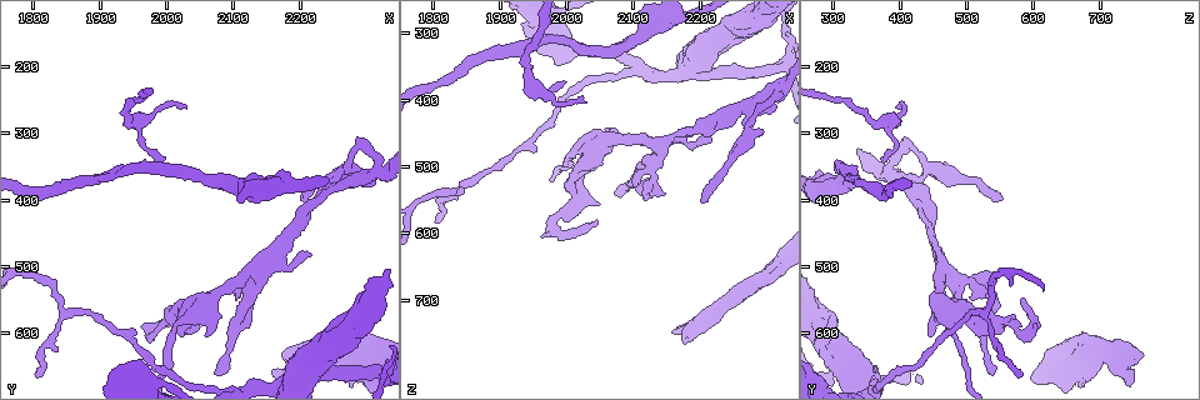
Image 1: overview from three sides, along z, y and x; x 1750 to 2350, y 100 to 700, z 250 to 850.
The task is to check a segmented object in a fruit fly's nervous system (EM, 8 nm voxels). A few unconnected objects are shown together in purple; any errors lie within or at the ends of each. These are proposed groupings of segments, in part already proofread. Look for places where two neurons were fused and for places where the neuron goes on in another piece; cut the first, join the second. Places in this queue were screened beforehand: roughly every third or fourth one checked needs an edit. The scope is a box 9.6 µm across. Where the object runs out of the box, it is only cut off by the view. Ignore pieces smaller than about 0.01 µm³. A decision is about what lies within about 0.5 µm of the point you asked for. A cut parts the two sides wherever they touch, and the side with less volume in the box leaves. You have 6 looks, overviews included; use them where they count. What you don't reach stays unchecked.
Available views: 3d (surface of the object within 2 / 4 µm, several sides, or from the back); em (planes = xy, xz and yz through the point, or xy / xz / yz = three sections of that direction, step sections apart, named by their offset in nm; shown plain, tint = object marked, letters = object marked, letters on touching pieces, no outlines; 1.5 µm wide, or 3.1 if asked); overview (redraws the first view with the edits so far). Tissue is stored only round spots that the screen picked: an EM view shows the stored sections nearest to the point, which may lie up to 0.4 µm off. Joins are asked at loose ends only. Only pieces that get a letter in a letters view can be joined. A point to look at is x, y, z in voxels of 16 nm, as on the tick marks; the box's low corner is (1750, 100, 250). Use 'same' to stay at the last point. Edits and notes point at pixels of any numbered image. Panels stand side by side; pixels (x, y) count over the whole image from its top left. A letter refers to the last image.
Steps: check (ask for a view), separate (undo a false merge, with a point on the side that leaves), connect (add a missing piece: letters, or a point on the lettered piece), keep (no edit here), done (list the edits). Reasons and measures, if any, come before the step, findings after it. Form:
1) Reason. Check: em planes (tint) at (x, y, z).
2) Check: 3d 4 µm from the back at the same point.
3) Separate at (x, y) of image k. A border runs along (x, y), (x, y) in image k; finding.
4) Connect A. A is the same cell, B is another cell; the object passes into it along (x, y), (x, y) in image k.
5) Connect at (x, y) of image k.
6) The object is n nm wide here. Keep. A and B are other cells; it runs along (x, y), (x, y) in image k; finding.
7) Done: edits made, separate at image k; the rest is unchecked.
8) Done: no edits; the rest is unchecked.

Sharp bend. Check: 3d 2 µm at (1985, 600, 585).

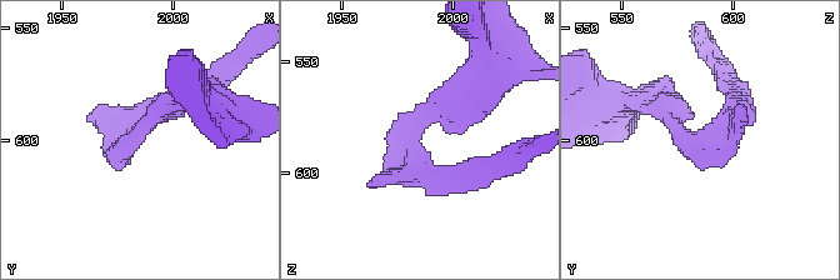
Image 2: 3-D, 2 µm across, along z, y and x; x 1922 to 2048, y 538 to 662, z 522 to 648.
Shape alone is not enough. Check: em yz step 4 (tint) at (1981, 599, 588).

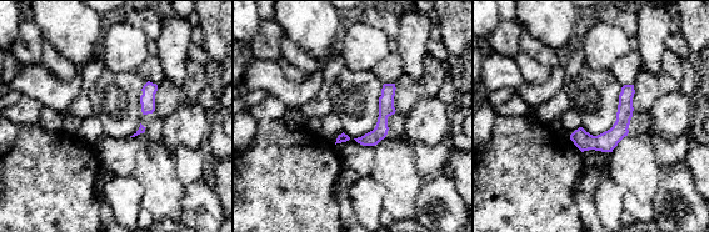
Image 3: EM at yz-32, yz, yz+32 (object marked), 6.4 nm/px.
Another direction. Check: em planes (letters) at the same point.

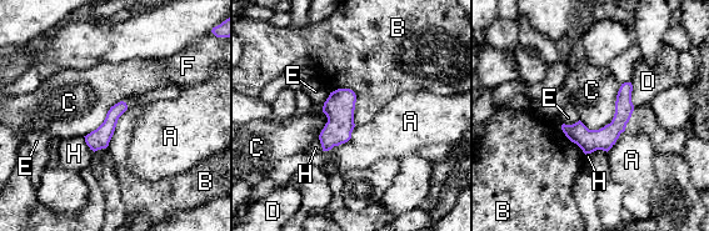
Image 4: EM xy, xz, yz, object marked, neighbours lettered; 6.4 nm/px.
The object is 100 nm wide here. Keep. A, B, C, D, E, F and H are other cells; continuous, no second neuron.

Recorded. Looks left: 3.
Thin end. Check: em planes (letters) at (2060, 605, 445).

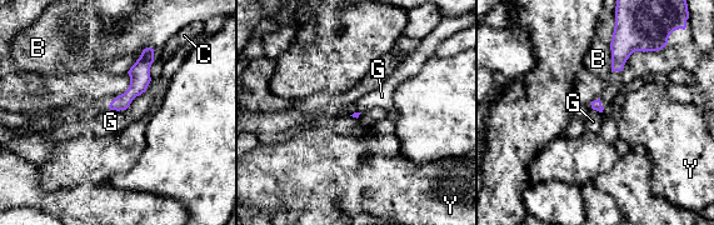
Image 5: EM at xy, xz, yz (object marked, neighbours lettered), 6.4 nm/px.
Keep. B, C, G and Y are other cells; a border runs along (110, 109), (125, 110) in image 5; no lettered piece goes on from it.

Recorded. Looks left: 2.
Done: no edits; the rest is unchecked.

